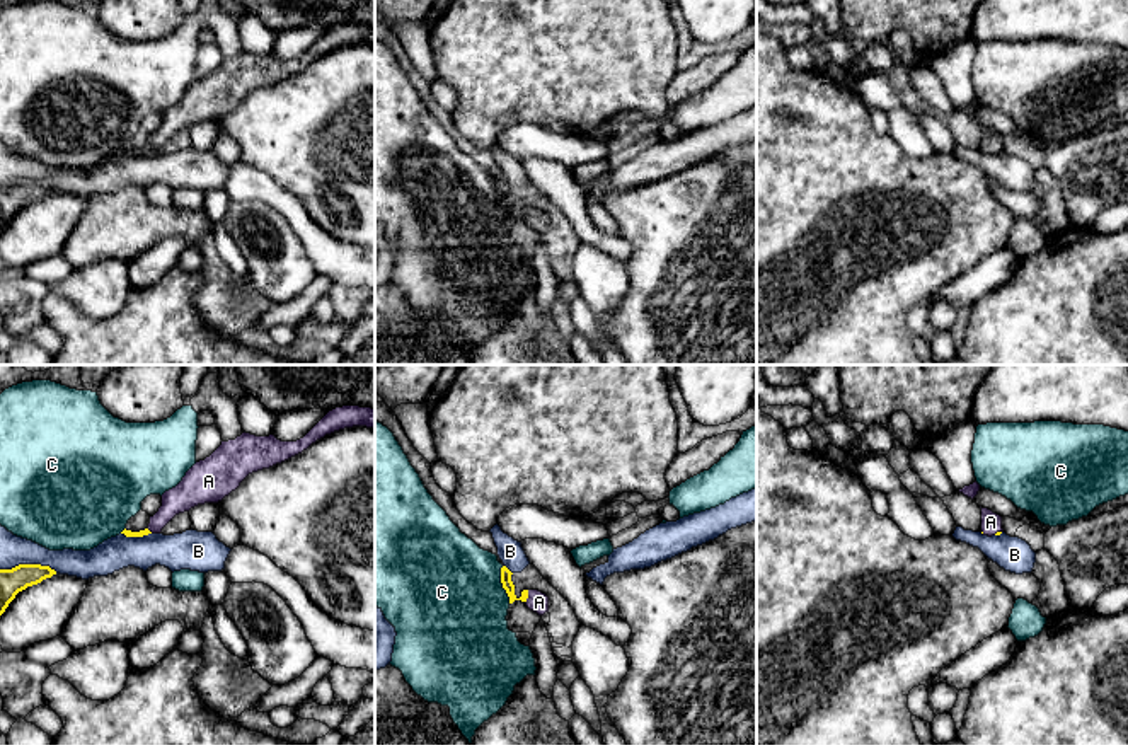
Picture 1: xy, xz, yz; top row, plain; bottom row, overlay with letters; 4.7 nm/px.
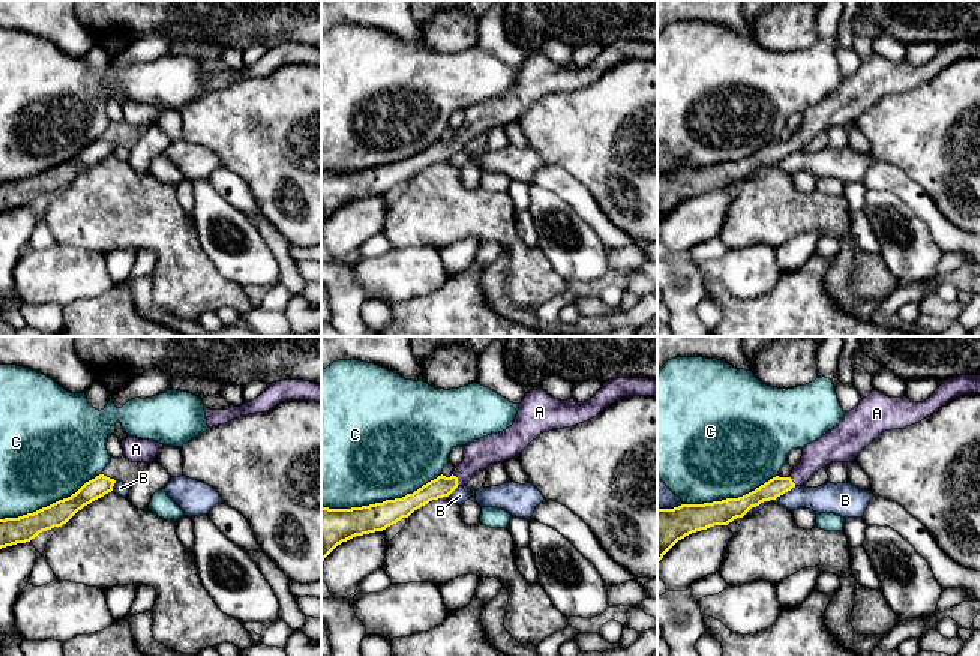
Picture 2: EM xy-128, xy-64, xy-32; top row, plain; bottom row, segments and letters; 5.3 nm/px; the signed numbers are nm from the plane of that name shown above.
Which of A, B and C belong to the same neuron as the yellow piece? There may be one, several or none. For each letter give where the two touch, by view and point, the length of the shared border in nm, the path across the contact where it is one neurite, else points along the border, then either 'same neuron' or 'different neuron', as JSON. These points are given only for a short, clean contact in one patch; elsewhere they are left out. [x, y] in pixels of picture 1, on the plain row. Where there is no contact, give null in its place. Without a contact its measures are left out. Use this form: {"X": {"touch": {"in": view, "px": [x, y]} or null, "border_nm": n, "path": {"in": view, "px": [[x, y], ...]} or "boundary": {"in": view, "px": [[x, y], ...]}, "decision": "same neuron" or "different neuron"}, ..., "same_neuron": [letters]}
{"A": {"touch": {"in": "xz", "px": [527, 215]}, "border_nm": 70, "path": {"in": "xz", "px": [[506, 200], [517, 217], [527, 215], [539, 220]]}, "decision": "same neuron"}, "B": {"touch": {"in": "xy", "px": [29, 183]}, "border_nm": 280, "decision": "different neuron"}, "C": {"touch": {"in": "xz", "px": [503, 203]}, "border_nm": 180, "decision": "different neuron"}, "same_neuron": ["A"]}

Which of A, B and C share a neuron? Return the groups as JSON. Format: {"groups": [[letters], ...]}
{"groups": [["A"], ["B"], ["C"]]}

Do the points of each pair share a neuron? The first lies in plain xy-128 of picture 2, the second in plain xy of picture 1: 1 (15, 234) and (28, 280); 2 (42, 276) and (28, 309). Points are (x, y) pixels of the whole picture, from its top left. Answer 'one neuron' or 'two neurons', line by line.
1: two neurons
2: two neurons

